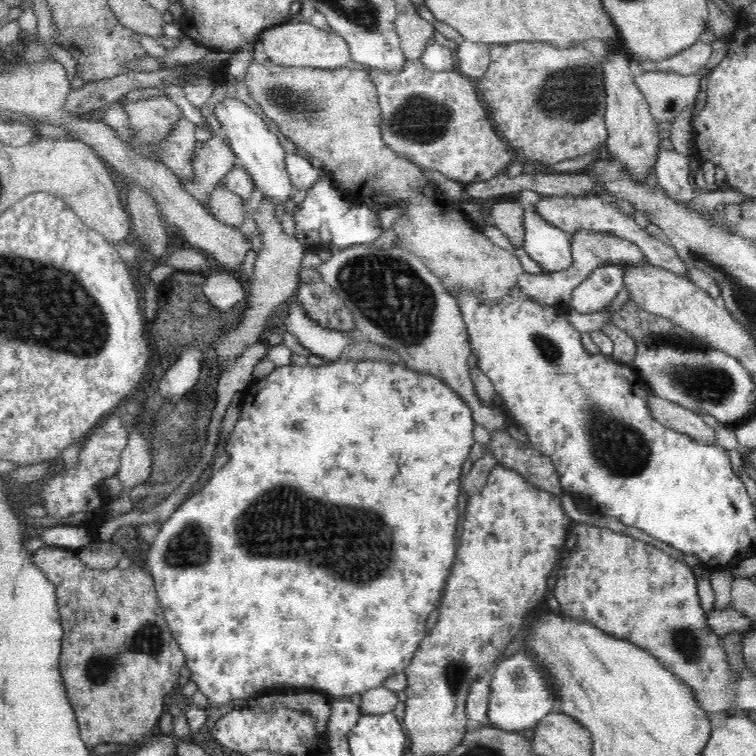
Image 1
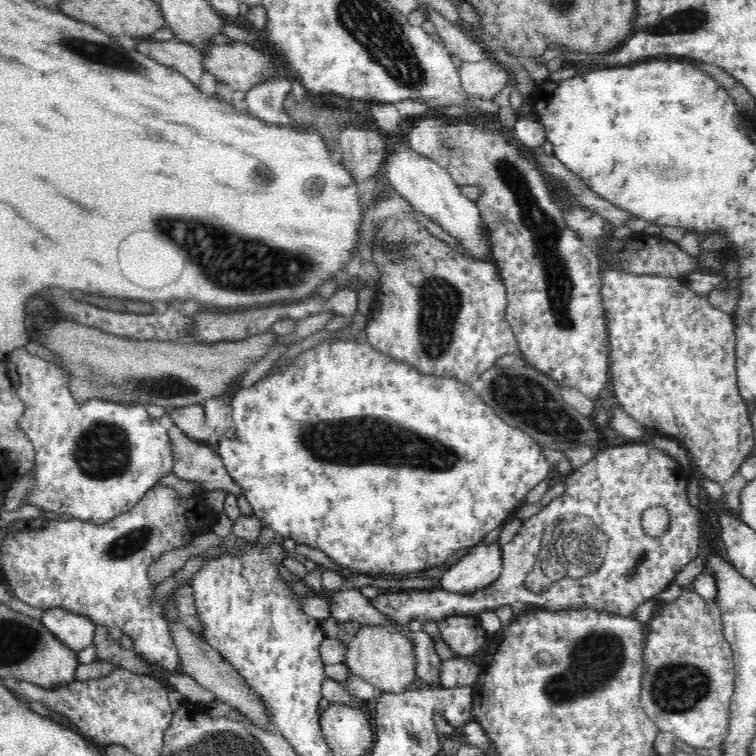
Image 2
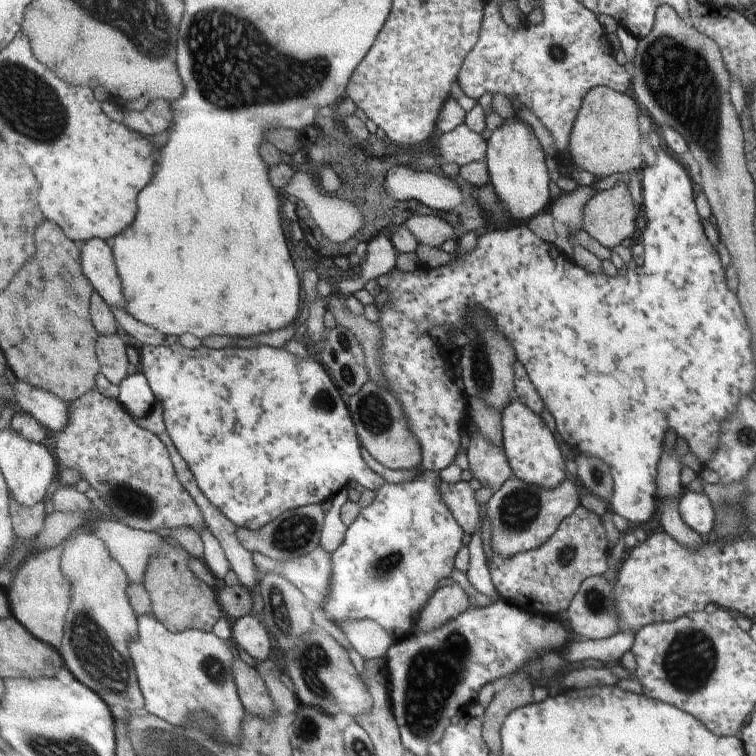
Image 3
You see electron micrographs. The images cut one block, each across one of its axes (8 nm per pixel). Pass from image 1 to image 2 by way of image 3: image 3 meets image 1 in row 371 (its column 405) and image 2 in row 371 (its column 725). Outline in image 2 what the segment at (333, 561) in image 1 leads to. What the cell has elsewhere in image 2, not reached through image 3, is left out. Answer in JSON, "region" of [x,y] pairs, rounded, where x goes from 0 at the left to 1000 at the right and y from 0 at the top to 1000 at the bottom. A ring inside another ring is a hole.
{"region":[[[430,450],[418,460],[413,460],[407,466],[399,467],[394,471],[392,479],[384,481],[376,492],[365,492],[360,495],[357,500],[347,499],[336,511],[325,515],[315,515],[306,524],[307,528],[307,552],[310,552],[310,561],[313,567],[313,581],[307,582],[303,578],[294,578],[287,581],[288,598],[295,608],[295,615],[300,619],[302,627],[323,647],[323,655],[325,661],[335,672],[335,677],[339,684],[344,685],[347,690],[353,693],[357,698],[361,698],[368,708],[372,708],[376,713],[390,714],[394,720],[406,720],[410,725],[422,725],[426,730],[431,730],[434,735],[452,749],[462,749],[467,754],[475,754],[475,757],[503,759],[524,759],[532,763],[540,761],[548,761],[556,758],[560,754],[574,751],[574,749],[583,749],[593,735],[598,735],[606,728],[611,725],[622,725],[630,718],[638,717],[643,712],[643,706],[659,701],[672,687],[684,681],[692,681],[700,672],[697,668],[690,668],[690,664],[696,663],[696,656],[701,653],[701,648],[706,648],[717,635],[724,635],[728,630],[728,622],[730,615],[725,612],[717,591],[706,578],[701,577],[697,571],[693,571],[688,566],[675,563],[668,560],[657,548],[630,521],[627,516],[622,515],[622,511],[608,508],[599,500],[587,500],[586,497],[561,497],[556,495],[549,487],[545,487],[541,481],[533,479],[521,479],[507,468],[503,468],[488,454],[475,455],[472,451],[440,451]]]}

